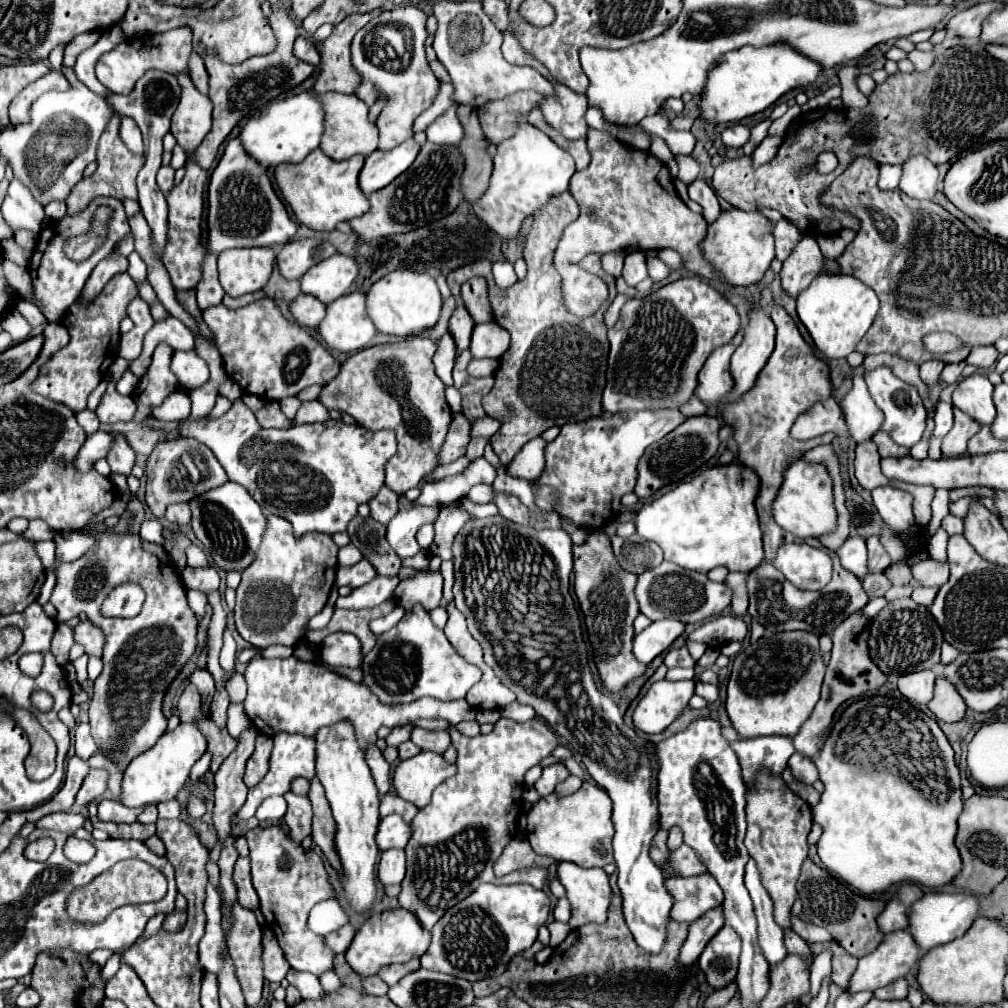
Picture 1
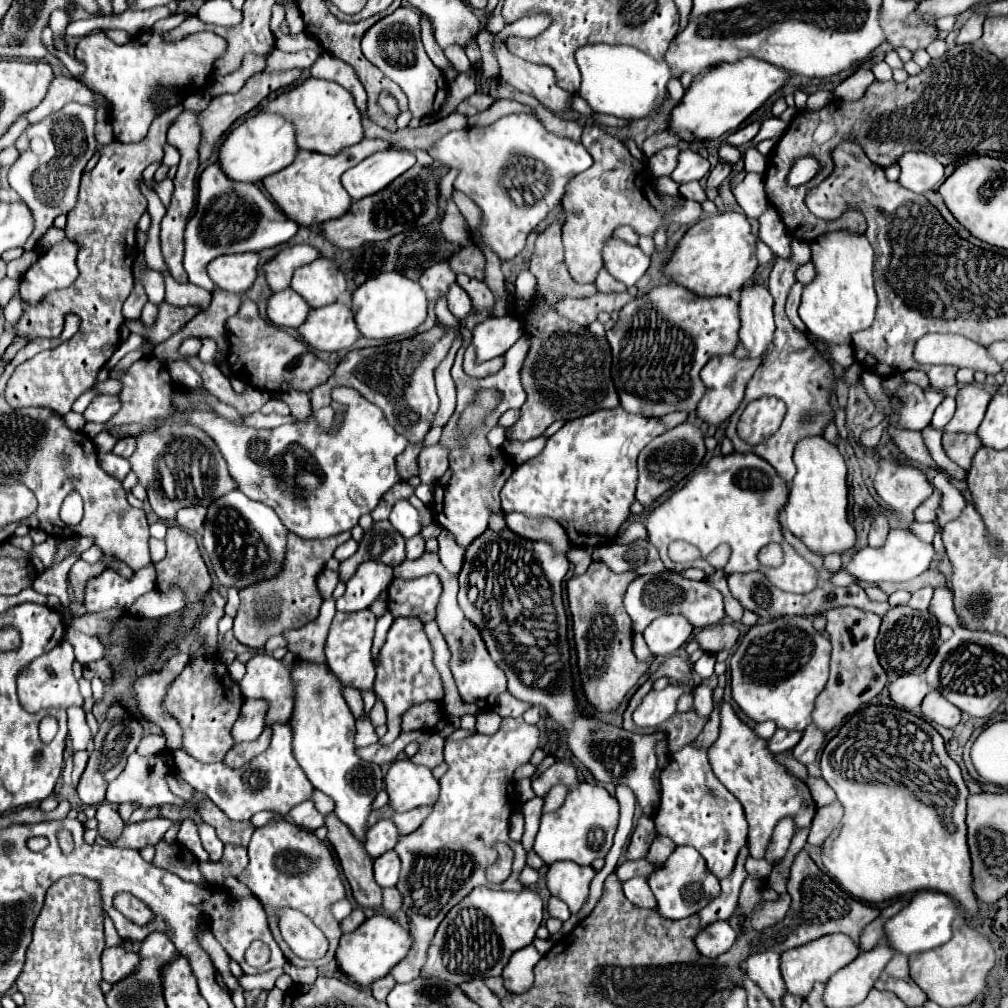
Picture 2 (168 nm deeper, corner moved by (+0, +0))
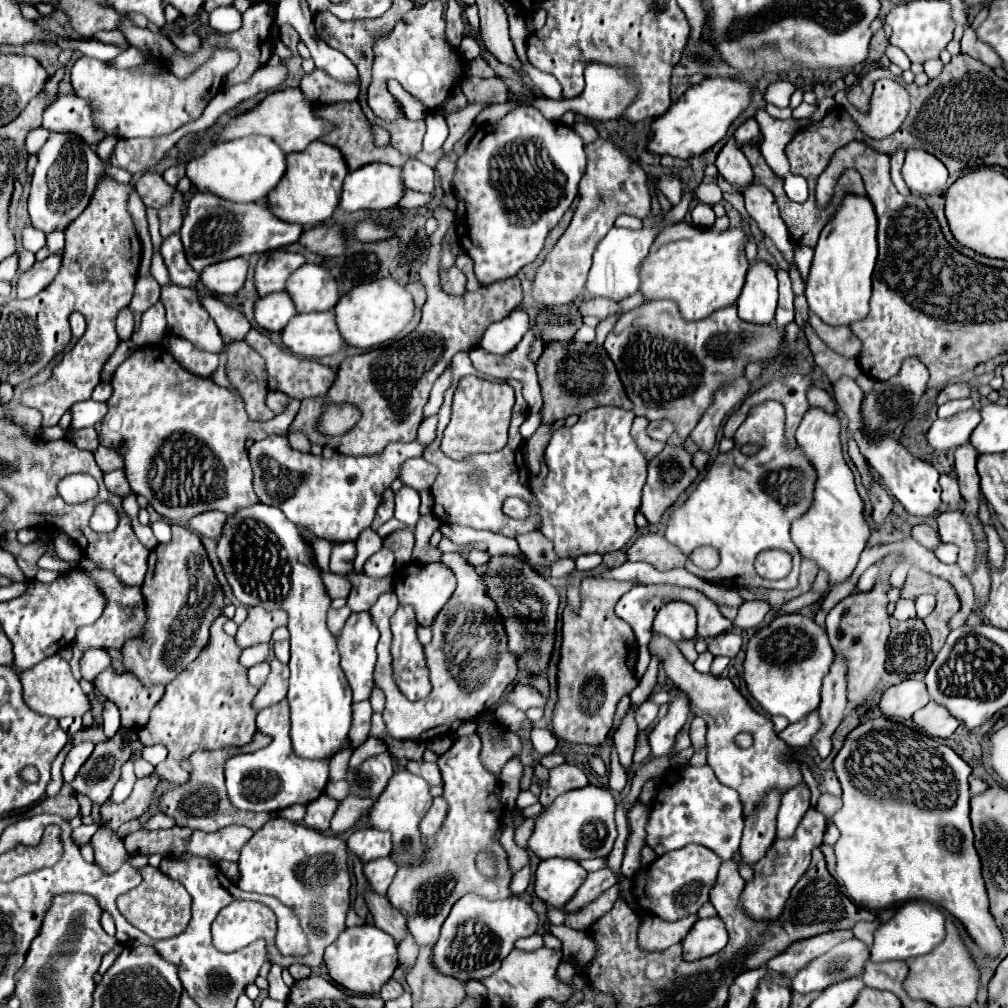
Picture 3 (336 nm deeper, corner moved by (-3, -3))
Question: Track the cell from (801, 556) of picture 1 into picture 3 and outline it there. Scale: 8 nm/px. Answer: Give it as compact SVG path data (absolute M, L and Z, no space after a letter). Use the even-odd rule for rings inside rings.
M764 401L750 409L746 421L736 431L736 447L728 453L718 453L712 461L704 479L696 485L690 497L672 511L664 537L676 545L684 555L690 555L696 547L716 547L720 553L720 565L712 571L694 567L692 563L686 569L704 581L730 581L716 583L722 587L766 587L788 591L798 585L800 573L800 551L790 539L790 523L804 513L812 503L812 491L816 473L804 453L794 449L790 453L784 449L784 407L778 401ZM752 443L760 449L754 455L742 455L740 445ZM762 549L784 549L792 555L794 567L788 577L780 581L762 579L754 571L754 559Z

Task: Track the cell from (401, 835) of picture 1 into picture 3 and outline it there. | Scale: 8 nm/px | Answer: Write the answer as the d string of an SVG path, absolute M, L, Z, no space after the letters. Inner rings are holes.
M374 827L360 829L348 839L348 849L364 863L368 863L376 857L386 857L392 851L392 837L388 831L380 831Z

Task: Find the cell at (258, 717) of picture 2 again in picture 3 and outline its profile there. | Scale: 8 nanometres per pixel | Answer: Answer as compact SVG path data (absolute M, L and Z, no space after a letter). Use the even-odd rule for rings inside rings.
M272 659L270 661L270 675L266 679L266 683L258 689L258 695L254 697L252 701L252 707L260 713L262 709L270 707L270 705L276 705L280 703L284 697L286 697L286 691L288 691L288 665L280 663L278 659Z

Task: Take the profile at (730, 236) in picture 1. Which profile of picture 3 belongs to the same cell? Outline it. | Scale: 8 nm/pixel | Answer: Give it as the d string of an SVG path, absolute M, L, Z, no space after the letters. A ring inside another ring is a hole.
M688 223L666 227L652 243L650 253L640 269L640 291L646 299L672 299L678 303L680 313L688 321L704 319L720 307L734 305L750 269L744 245L748 233L740 227L724 231L702 229Z

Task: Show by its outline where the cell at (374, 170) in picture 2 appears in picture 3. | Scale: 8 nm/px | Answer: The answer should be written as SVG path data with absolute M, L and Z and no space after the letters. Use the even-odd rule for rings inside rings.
M368 163L350 171L344 179L340 207L348 213L364 209L388 209L404 195L400 167L388 163Z

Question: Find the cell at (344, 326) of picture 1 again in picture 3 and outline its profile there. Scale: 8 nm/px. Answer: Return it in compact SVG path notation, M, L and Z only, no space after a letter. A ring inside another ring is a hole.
M334 311L296 315L288 329L282 329L282 339L292 353L308 359L330 357L344 345Z

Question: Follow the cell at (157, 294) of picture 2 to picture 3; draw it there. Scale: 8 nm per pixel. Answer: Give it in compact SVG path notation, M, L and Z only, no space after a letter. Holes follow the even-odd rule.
M158 301L152 309L148 309L142 315L140 329L132 335L132 341L140 347L160 341L166 335L166 317L164 317L164 305Z

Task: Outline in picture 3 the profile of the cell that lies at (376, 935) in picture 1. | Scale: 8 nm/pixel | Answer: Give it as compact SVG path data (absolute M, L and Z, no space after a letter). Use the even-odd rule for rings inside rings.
M358 925L346 929L324 953L330 977L352 993L378 995L382 985L392 977L398 967L398 945L392 935L376 925Z

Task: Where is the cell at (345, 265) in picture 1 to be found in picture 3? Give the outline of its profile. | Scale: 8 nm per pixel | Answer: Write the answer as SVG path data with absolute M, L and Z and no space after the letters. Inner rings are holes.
M306 263L296 269L286 283L286 291L296 303L298 313L330 311L340 299L338 283L322 265Z

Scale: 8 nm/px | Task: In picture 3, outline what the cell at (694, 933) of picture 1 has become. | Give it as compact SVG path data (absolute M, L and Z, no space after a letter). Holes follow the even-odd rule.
M770 793L764 805L746 819L742 843L740 843L740 857L742 863L752 867L756 861L760 861L766 851L772 847L776 839L776 813L780 807L780 797L778 793Z

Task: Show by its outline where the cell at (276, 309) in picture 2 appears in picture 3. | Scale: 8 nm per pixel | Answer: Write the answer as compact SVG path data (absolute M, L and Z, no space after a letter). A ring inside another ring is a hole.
M272 293L256 301L254 309L256 323L268 331L282 331L292 317L296 317L296 305L288 293Z

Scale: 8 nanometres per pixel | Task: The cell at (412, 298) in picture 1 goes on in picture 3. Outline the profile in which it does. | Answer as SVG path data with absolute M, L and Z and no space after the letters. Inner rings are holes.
M376 279L354 287L342 295L334 307L340 333L348 345L354 347L376 347L394 339L414 317L414 299L406 287L394 279Z

